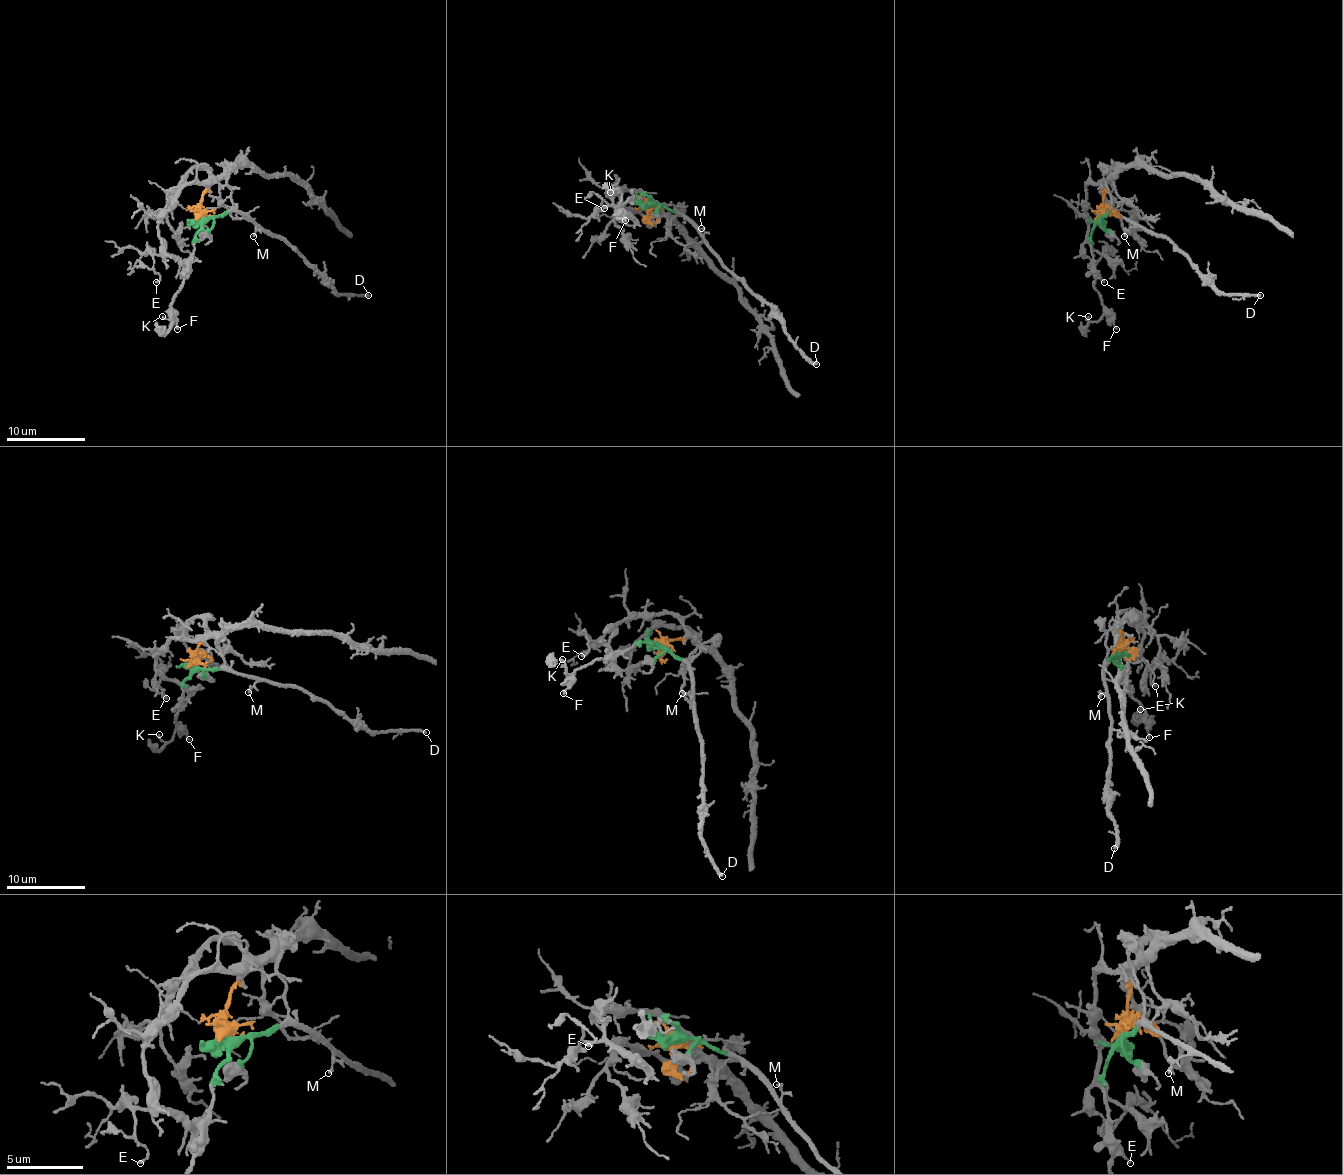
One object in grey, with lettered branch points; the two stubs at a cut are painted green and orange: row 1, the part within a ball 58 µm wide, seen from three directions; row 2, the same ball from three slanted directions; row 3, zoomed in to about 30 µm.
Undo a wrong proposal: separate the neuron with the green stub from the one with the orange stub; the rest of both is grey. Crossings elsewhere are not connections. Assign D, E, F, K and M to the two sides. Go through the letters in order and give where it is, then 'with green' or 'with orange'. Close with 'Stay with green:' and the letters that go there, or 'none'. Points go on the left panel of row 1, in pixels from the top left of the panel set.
D: place (368, 295); with green
E: place (156, 282); with orange
F: place (177, 329); with green
K: place (162, 316); with green
M: place (253, 236); with green
Stay with green: D, F, K, M

